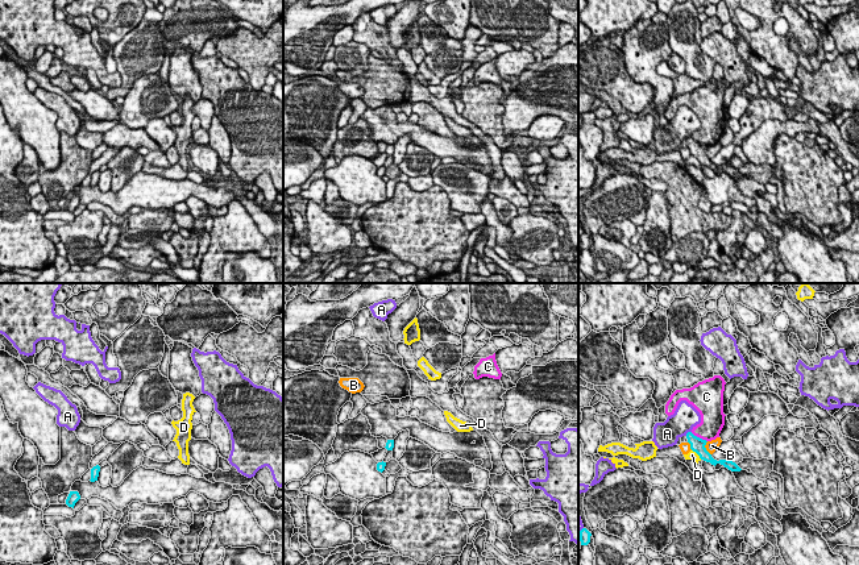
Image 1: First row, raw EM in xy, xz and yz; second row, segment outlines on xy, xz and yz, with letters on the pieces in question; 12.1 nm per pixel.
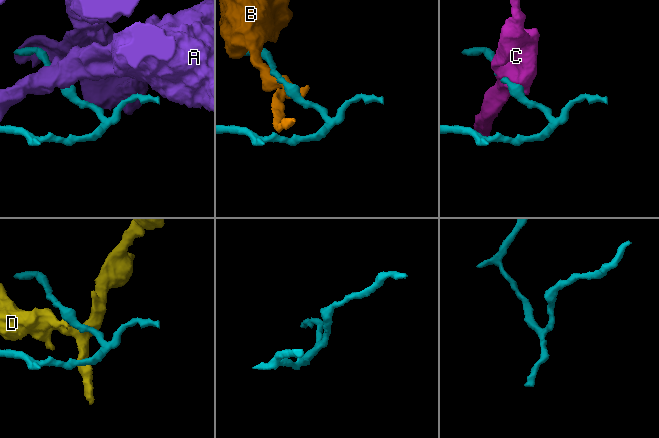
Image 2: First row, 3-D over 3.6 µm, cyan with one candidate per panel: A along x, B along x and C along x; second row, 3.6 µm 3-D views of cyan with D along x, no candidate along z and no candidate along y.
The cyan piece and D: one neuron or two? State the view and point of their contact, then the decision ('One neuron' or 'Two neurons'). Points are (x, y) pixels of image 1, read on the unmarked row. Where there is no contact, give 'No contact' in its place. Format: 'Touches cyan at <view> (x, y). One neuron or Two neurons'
Touches cyan at yz (697, 158). Two neurons

